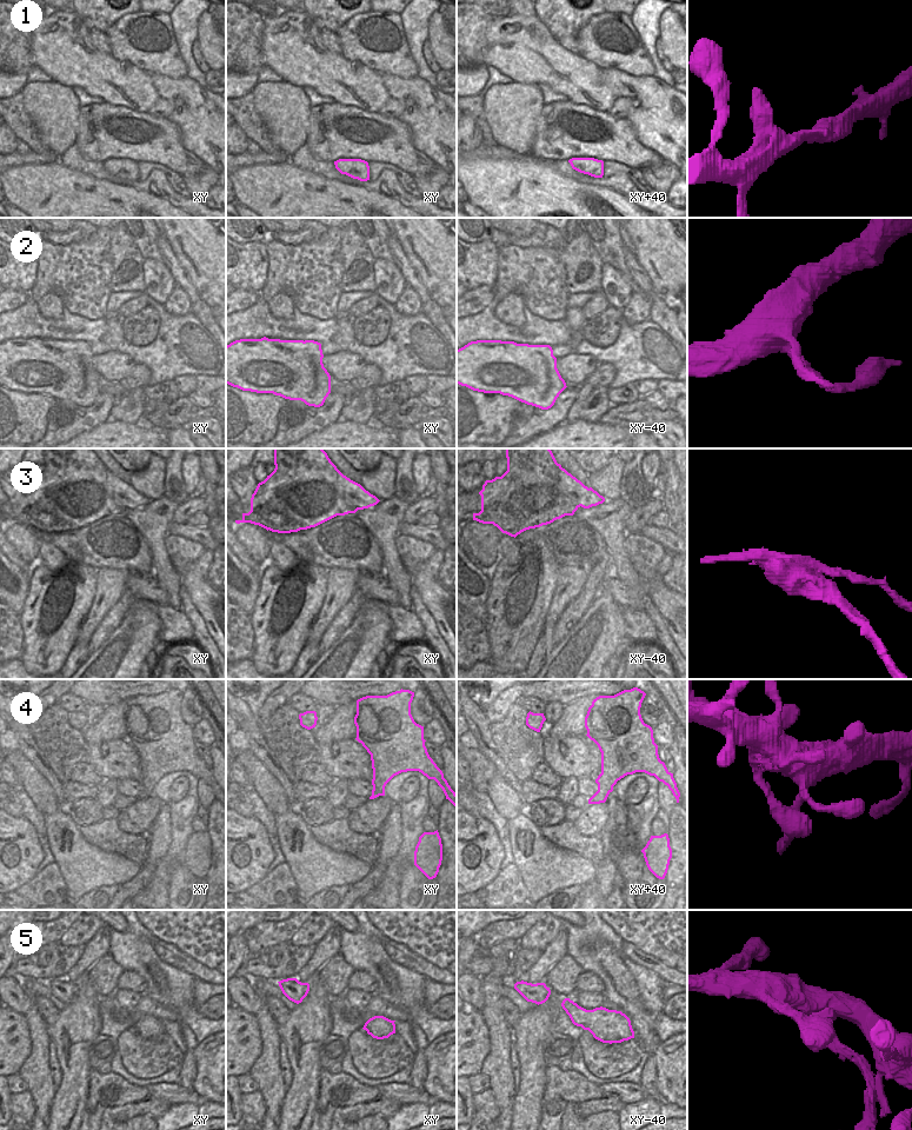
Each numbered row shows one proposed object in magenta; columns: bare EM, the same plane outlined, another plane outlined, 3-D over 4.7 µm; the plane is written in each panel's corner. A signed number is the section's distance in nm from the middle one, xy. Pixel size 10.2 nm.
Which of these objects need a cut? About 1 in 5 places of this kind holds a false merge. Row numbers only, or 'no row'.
3

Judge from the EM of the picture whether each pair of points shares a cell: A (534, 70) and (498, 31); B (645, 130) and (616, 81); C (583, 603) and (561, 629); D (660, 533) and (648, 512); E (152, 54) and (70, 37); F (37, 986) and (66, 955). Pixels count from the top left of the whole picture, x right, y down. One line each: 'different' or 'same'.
A: same
B: same
C: same
D: different
E: different
F: different

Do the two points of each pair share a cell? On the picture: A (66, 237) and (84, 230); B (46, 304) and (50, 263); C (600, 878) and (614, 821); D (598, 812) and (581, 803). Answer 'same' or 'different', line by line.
A: same
B: different
C: different
D: different

